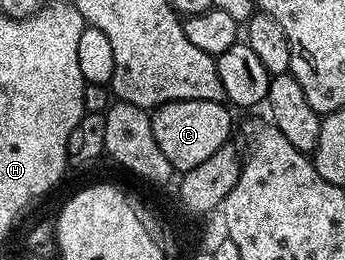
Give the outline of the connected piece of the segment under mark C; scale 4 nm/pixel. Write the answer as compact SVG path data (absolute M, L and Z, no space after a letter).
M172 101L152 110L155 143L159 143L159 151L167 155L174 170L199 167L199 163L205 162L210 155L215 155L215 151L219 151L219 147L226 145L230 140L229 128L233 125L228 111L219 101Z

